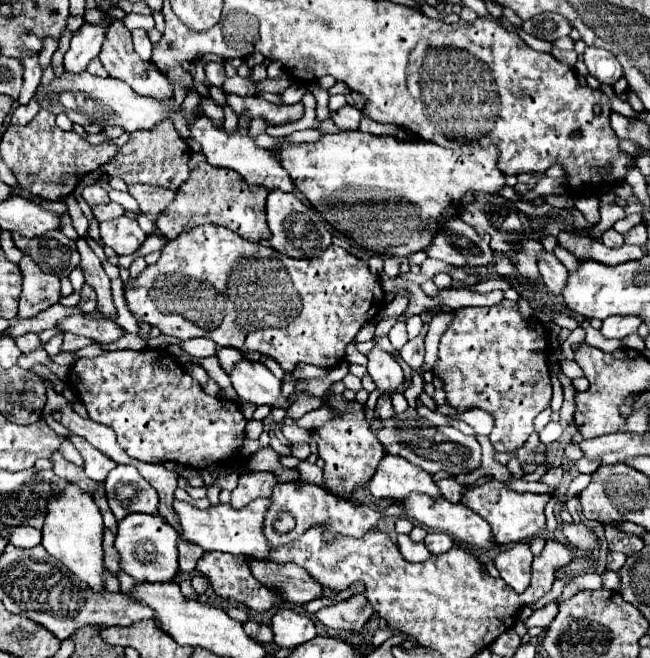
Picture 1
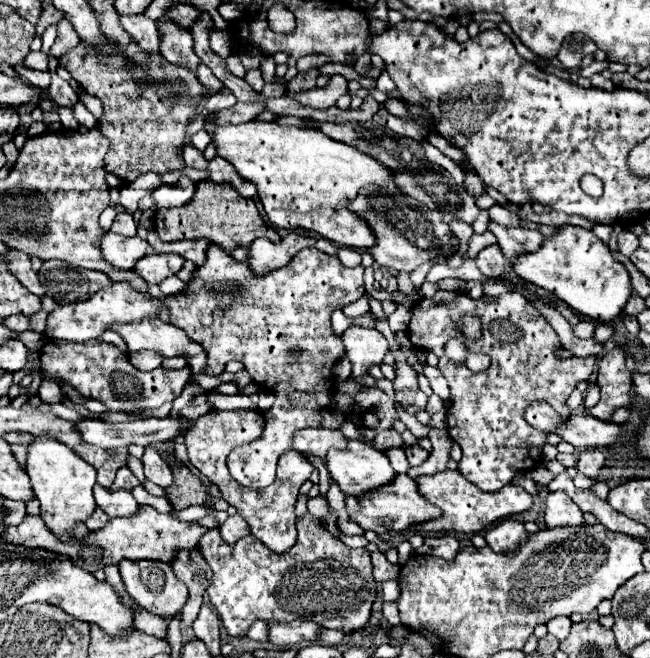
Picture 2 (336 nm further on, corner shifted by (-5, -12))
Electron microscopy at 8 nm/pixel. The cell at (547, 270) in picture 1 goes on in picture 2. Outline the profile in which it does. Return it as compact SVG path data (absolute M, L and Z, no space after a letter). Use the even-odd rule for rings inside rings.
M492 220L488 222L488 230L496 236L496 244L510 262L524 252L536 252L544 240L544 236L538 230L526 230L520 226L502 226Z

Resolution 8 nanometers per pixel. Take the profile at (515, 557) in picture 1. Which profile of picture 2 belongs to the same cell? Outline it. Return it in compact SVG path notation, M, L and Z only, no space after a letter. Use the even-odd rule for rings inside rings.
M502 520L498 522L496 526L492 526L488 532L486 532L486 542L488 546L494 550L494 552L504 552L508 556L512 556L512 550L516 548L518 542L524 542L528 538L528 532L524 530L524 524L518 522L518 520Z

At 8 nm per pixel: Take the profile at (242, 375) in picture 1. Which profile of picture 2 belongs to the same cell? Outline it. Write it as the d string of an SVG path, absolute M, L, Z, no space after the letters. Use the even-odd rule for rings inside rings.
M146 318L142 322L112 324L110 330L122 336L130 352L158 350L164 354L164 358L184 356L194 374L204 374L204 348L200 348L200 344L192 344L192 340L188 340L184 332L180 332L180 328L172 324L166 324L158 318Z

